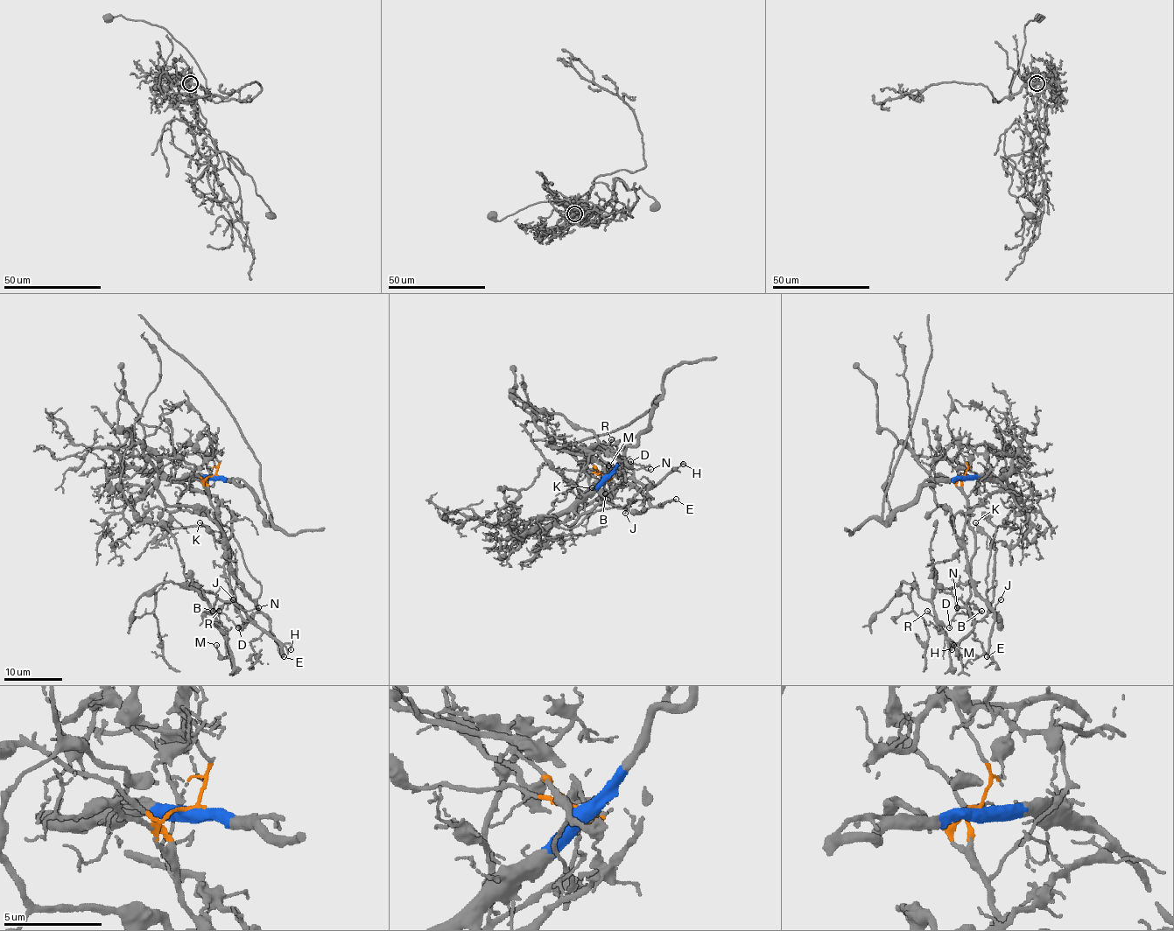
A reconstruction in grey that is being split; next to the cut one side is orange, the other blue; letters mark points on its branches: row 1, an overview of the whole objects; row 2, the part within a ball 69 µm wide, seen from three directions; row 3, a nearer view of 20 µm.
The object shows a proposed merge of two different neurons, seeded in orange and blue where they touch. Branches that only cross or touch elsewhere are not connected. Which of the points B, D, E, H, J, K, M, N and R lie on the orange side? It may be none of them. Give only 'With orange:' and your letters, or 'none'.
With orange: B, D, E, H, J, K, M, N, R

